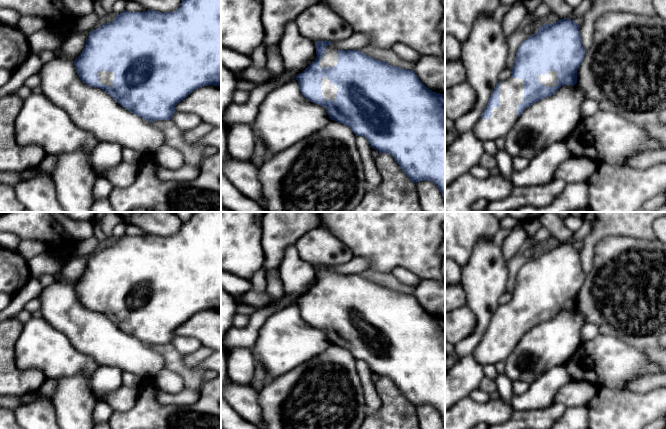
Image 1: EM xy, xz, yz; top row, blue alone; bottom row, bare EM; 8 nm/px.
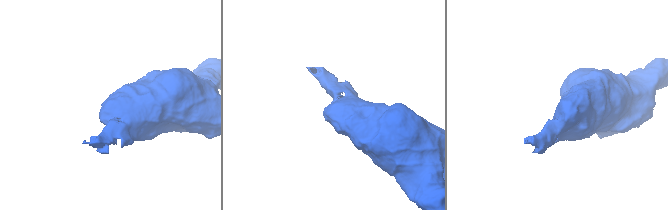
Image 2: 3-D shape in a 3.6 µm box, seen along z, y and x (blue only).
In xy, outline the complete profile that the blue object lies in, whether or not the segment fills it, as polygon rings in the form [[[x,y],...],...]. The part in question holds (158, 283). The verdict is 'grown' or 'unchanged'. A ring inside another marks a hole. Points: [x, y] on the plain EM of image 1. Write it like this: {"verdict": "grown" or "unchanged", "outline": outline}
{"verdict": "grown", "outline": [[[197,212],[188,221],[183,222],[180,231],[173,236],[161,237],[148,234],[146,236],[123,235],[115,239],[113,246],[103,248],[92,254],[81,278],[74,285],[76,295],[83,307],[90,311],[106,315],[117,327],[130,336],[149,346],[170,344],[176,336],[175,331],[194,314],[208,310],[221,311],[221,212]]]}

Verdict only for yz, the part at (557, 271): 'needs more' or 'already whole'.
needs more

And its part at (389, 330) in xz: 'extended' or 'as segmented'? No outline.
extended

